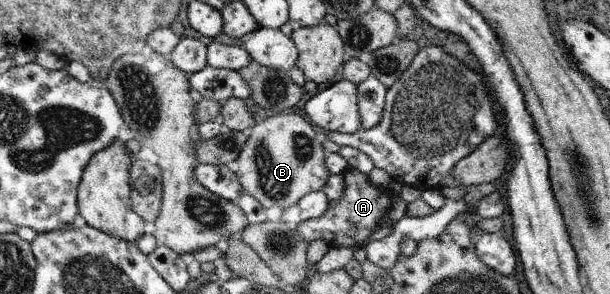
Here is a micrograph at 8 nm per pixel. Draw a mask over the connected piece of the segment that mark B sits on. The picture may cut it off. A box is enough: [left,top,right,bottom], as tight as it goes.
[233,111,331,210]

